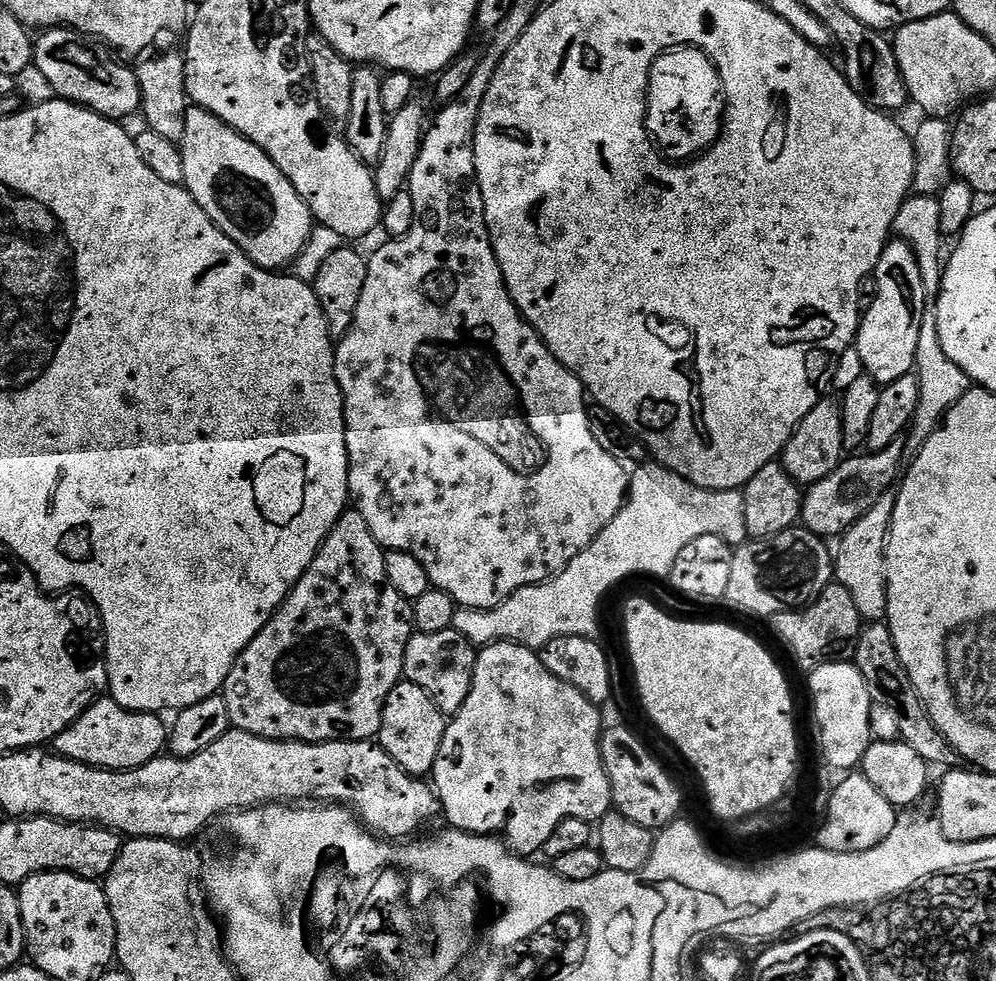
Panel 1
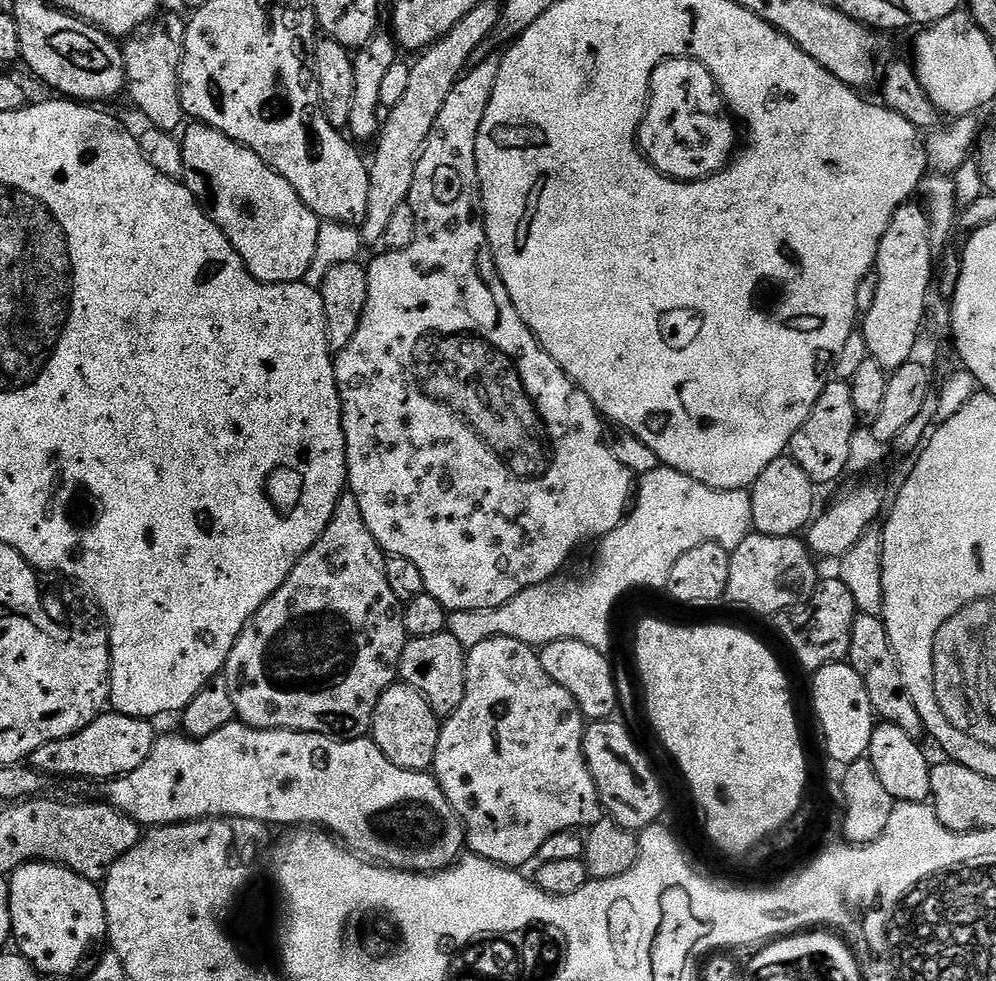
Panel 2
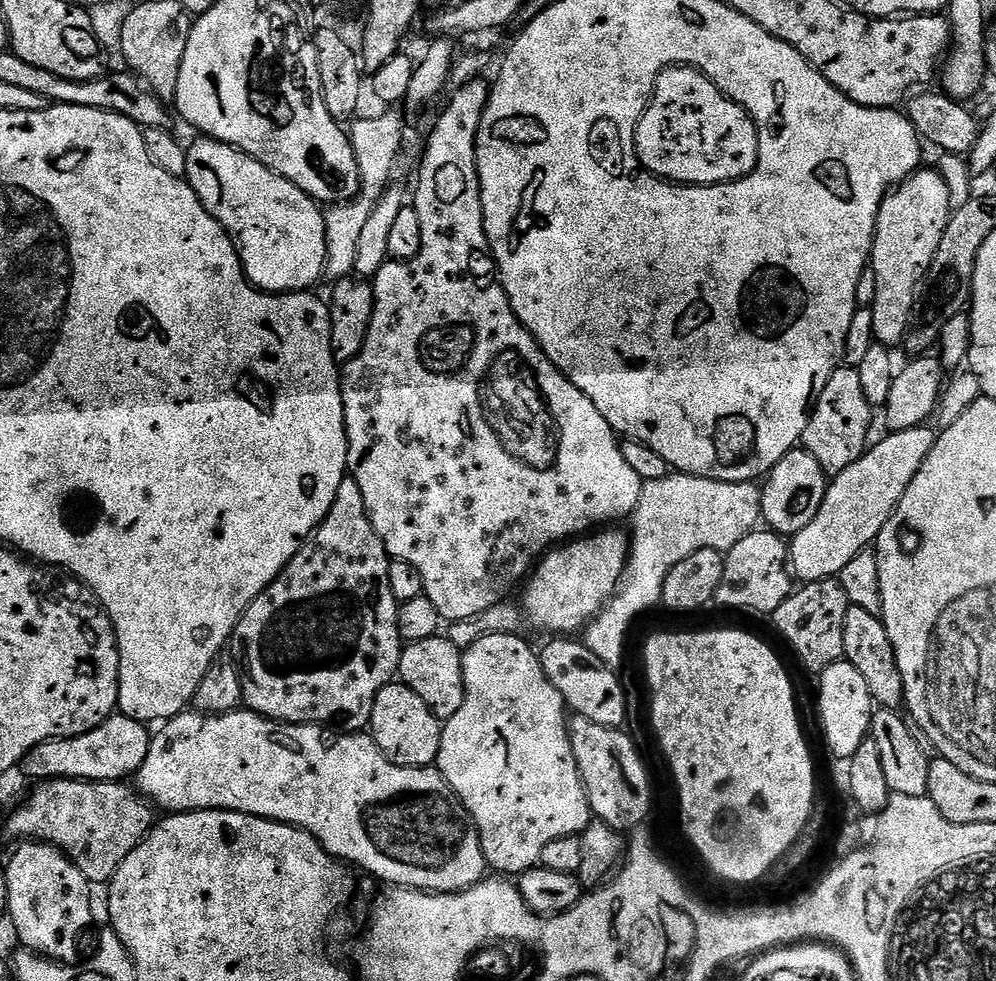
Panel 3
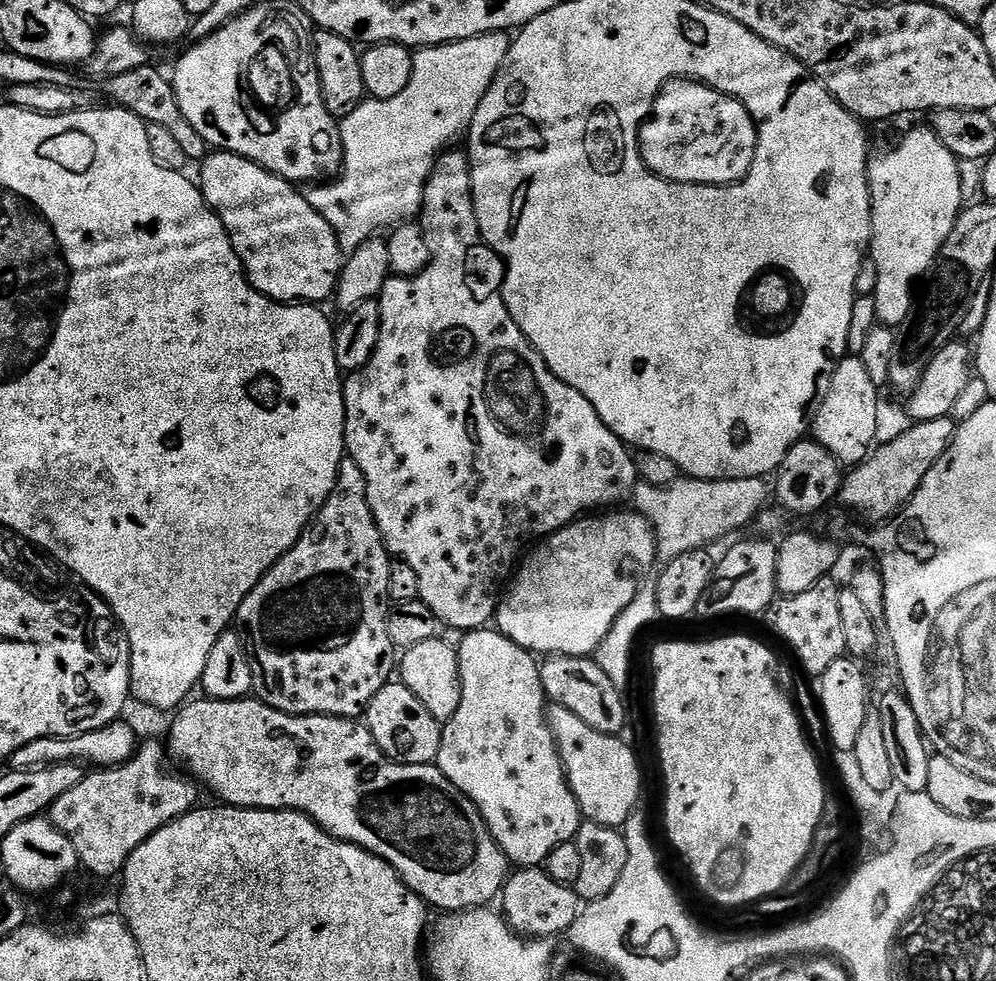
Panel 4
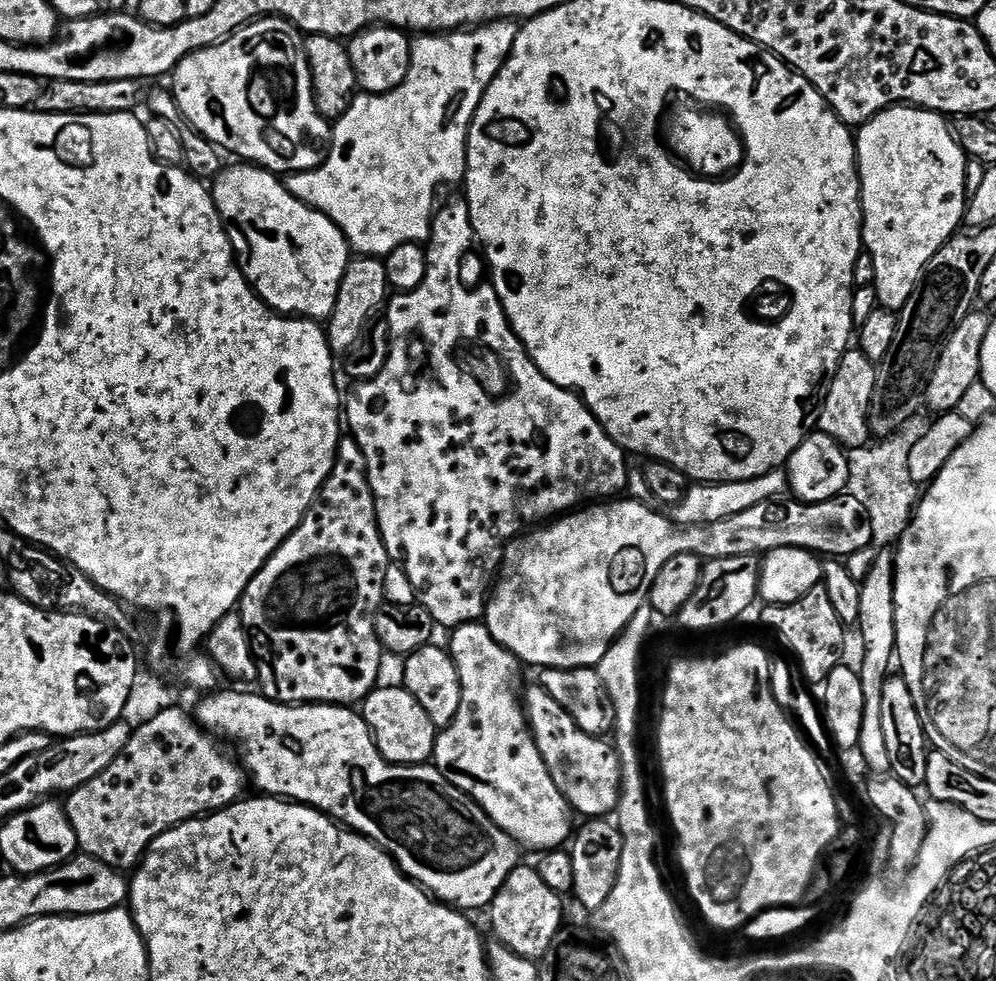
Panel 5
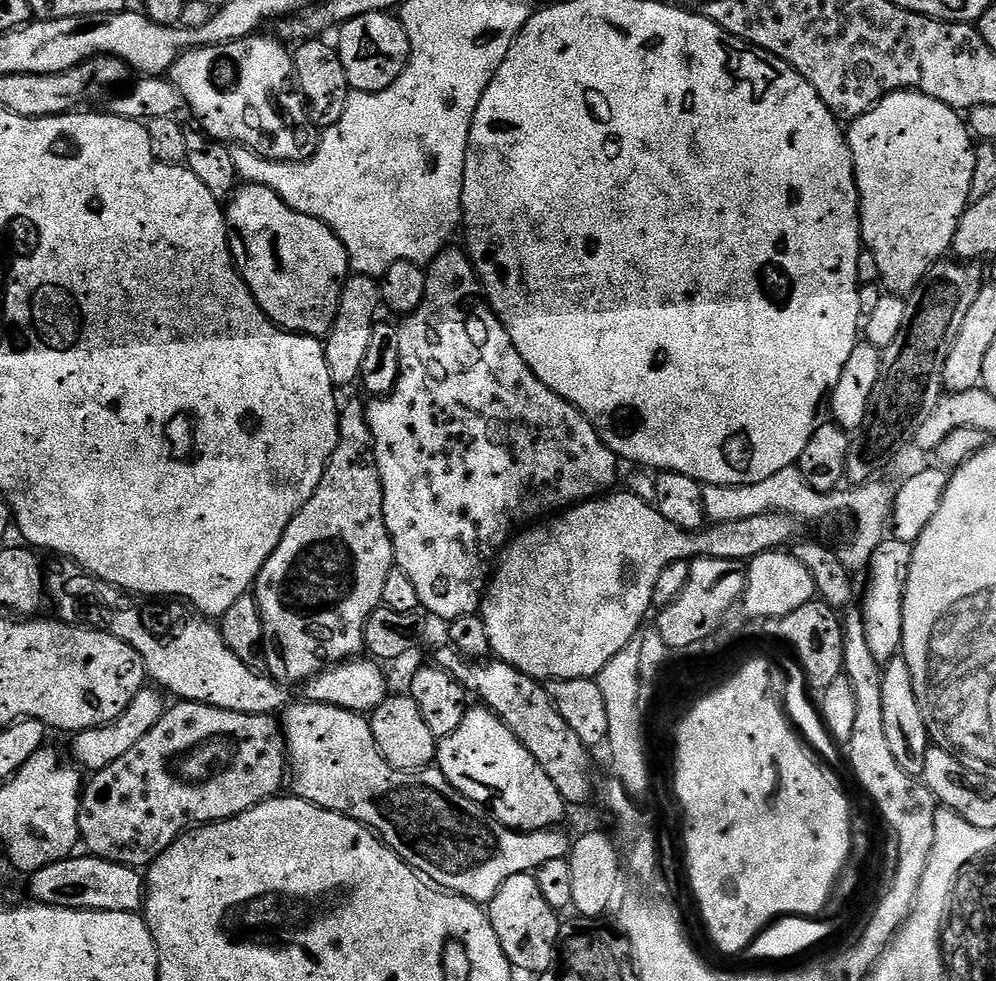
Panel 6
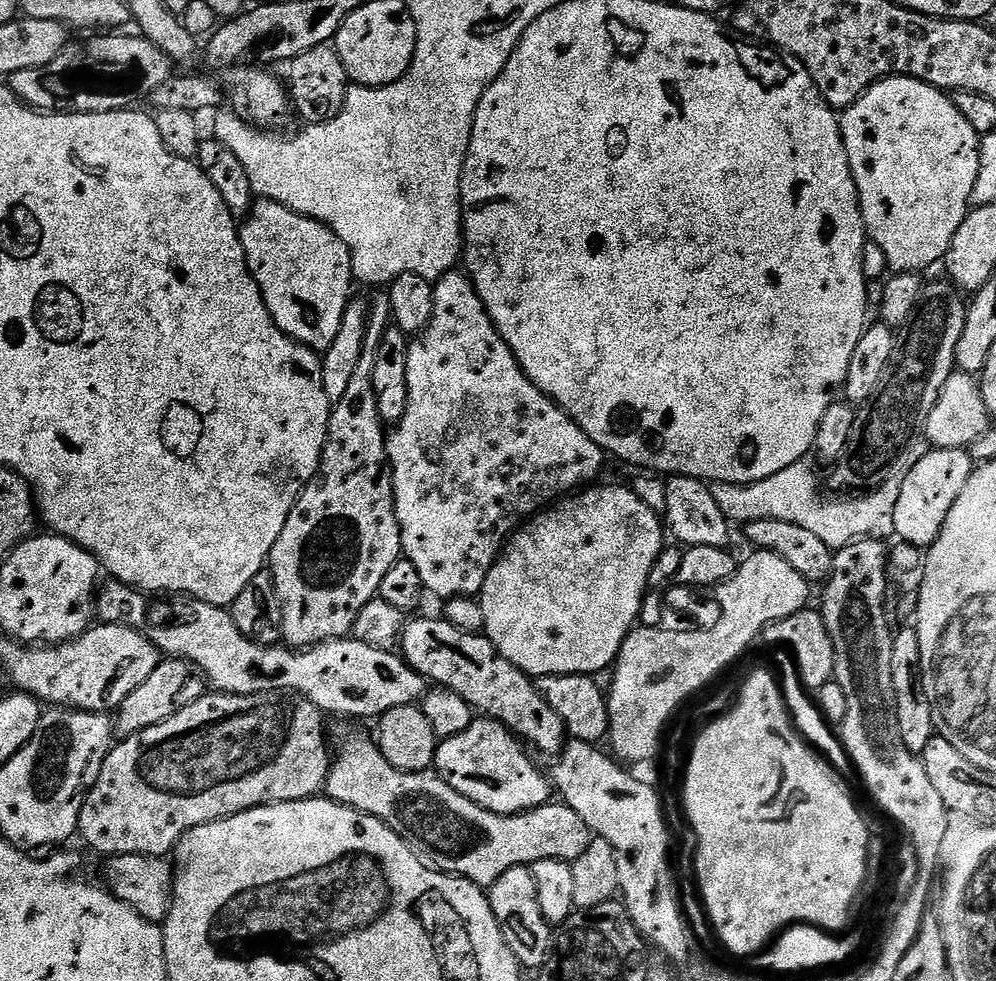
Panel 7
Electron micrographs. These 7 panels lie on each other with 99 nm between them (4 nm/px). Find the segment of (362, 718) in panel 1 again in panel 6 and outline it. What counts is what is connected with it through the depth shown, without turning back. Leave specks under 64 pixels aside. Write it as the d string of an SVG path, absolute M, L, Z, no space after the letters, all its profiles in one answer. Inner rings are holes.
M352 400L340 408L338 446L334 446L334 454L322 474L322 482L318 482L318 490L314 490L310 502L306 502L290 526L286 526L282 542L278 542L274 554L270 554L266 566L262 566L254 585L264 623L262 660L264 656L268 663L267 675L280 682L307 682L329 666L359 657L365 651L366 618L383 605L386 574L390 574L395 562L392 536L386 530L382 510L382 482L372 449L368 414L363 403Z

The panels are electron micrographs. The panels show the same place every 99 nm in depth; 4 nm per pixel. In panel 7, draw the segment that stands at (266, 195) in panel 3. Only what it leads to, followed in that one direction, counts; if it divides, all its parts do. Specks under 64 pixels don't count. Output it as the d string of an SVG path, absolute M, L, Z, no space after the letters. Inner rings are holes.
M257 199L238 231L244 256L248 259L248 269L254 282L258 282L266 310L270 310L274 322L292 340L297 340L317 354L323 354L330 342L338 338L342 314L346 314L346 306L353 295L352 263L346 246L324 224L273 200Z

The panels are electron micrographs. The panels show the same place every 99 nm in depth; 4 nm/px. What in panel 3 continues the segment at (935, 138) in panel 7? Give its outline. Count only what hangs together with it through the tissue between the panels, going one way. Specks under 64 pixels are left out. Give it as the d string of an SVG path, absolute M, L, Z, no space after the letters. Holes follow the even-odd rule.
M917 170L897 184L878 210L870 261L870 271L878 278L878 294L874 294L870 307L874 314L875 343L885 346L899 345L910 330L916 289L923 284L930 262L934 262L938 242L942 242L942 234L953 211L950 190L946 190L946 182L939 171L924 171Z

